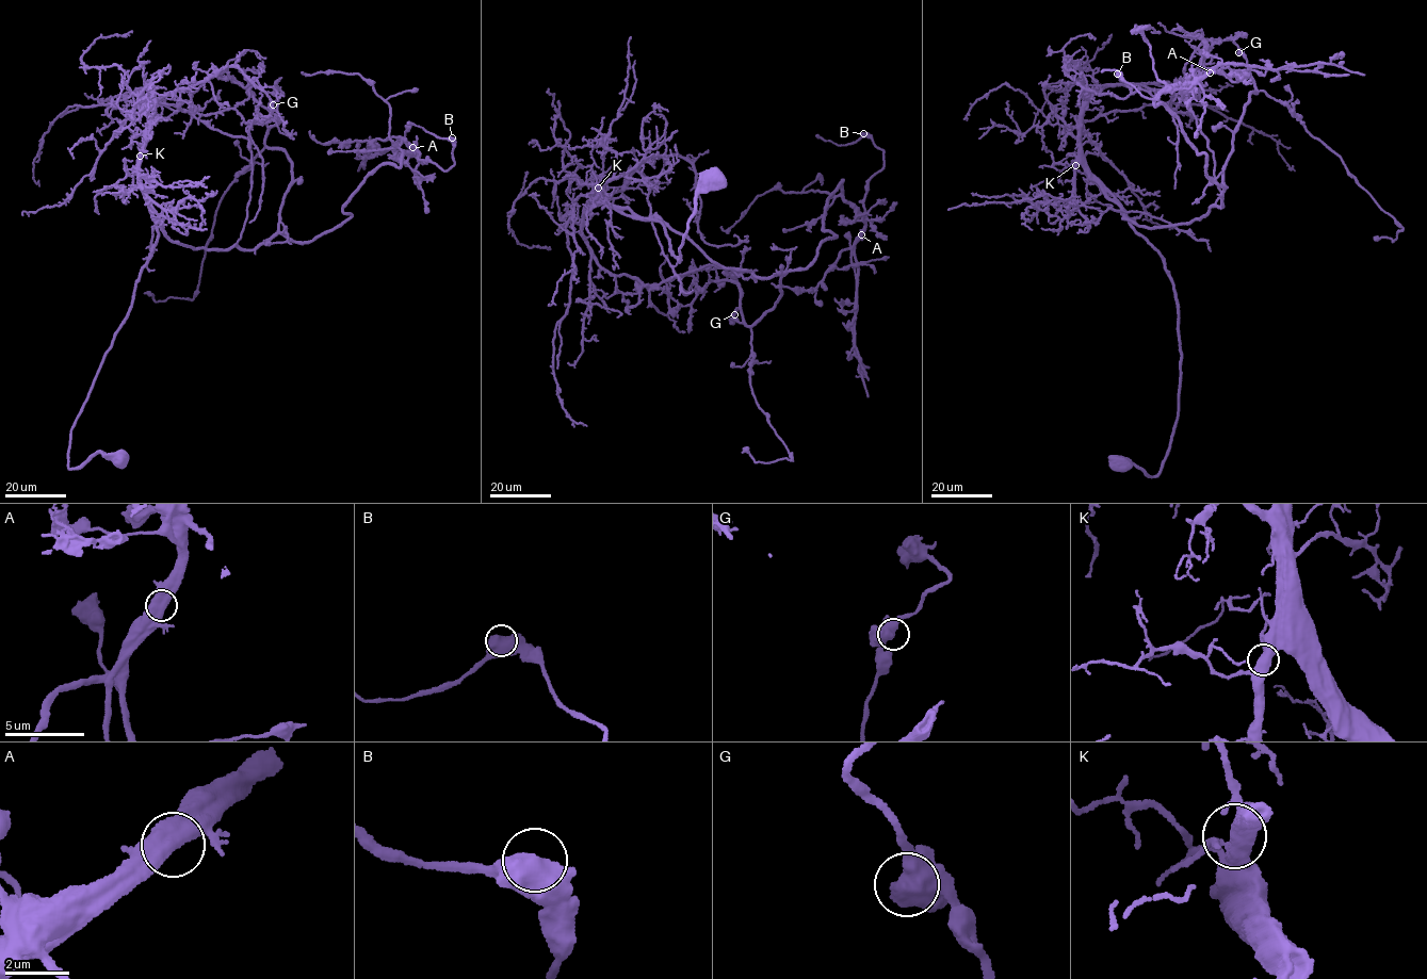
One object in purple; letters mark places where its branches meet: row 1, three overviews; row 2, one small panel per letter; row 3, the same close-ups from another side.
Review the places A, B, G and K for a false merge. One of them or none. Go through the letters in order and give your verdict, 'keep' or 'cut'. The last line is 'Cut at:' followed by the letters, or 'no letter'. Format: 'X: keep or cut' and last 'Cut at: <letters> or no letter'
A: cut
B: keep
G: keep
K: keep
Cut at: A

